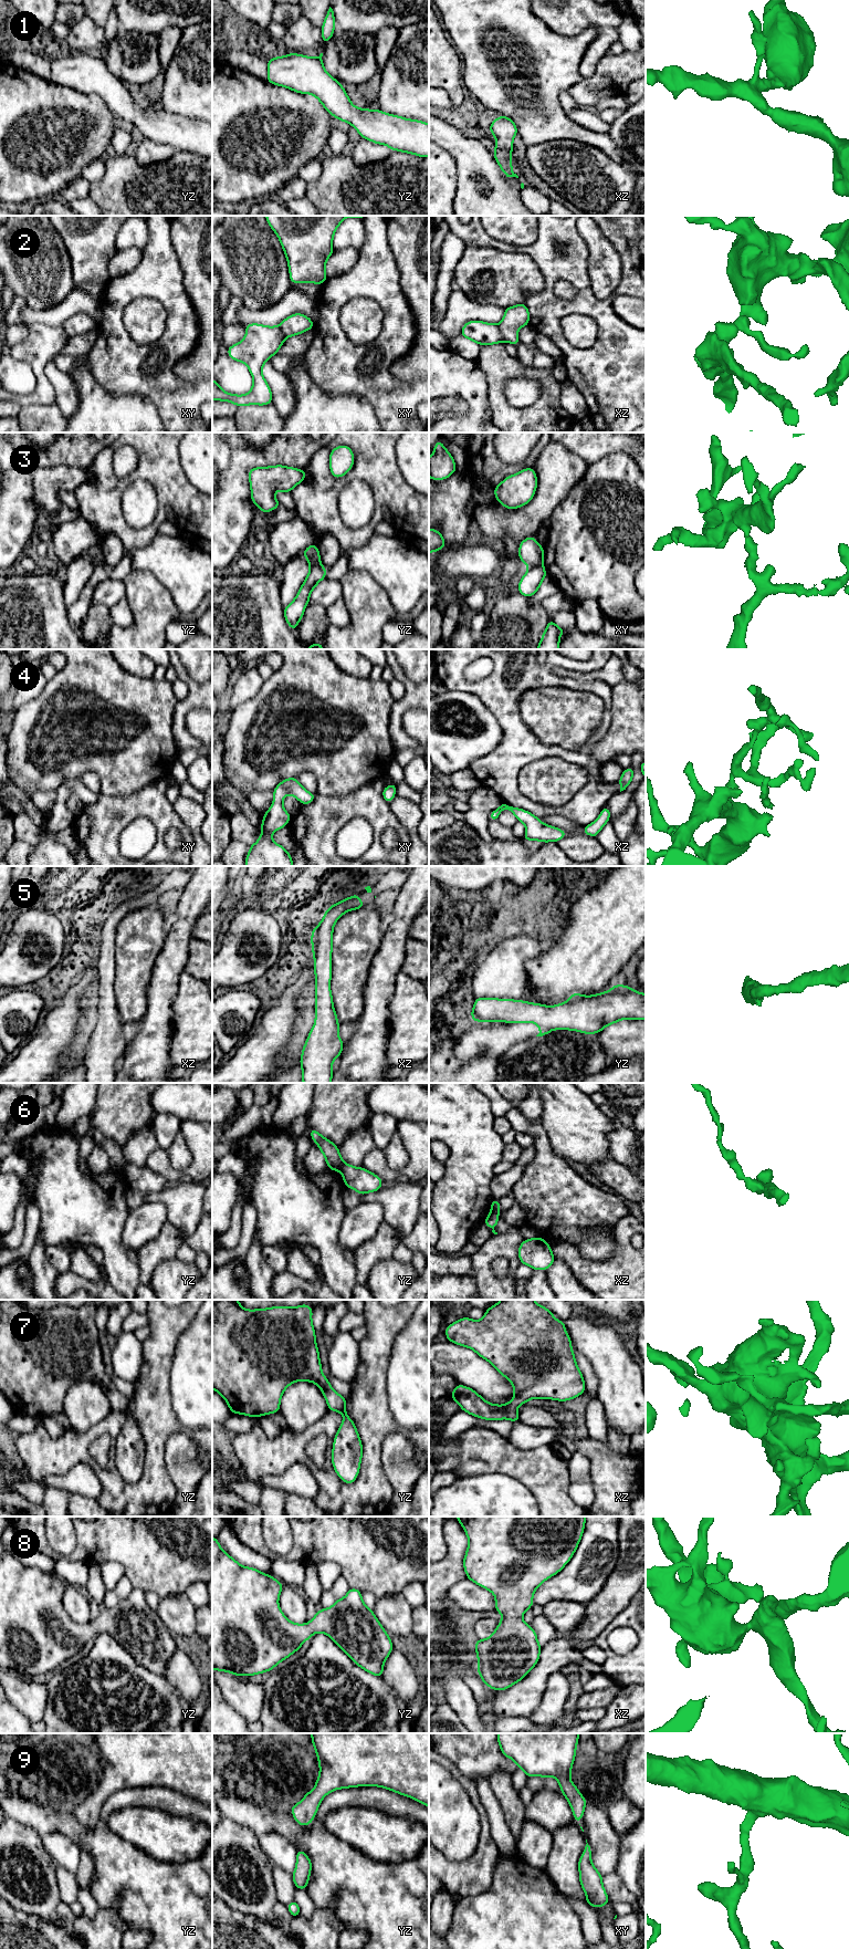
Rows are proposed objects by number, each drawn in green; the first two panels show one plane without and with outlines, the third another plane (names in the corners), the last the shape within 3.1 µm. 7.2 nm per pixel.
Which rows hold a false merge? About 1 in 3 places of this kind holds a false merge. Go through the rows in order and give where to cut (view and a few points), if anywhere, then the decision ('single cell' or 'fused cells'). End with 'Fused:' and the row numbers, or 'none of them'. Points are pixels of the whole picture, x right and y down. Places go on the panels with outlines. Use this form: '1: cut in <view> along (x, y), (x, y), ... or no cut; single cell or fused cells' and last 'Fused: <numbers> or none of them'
1: no cut; single cell
2: cut in xz along (498, 325), (504, 341); fused cells
3: cut in xy along (542, 564), (530, 569); fused cells
4: no cut; single cell
5: no cut; single cell
6: cut in yz along (344, 1164), (339, 1170); fused cells
7: no cut; single cell
8: no cut; single cell
9: no cut; single cell
Fused: 2, 3, 6

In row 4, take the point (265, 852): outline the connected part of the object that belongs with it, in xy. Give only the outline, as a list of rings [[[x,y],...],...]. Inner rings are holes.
[[[296,778],[283,780],[272,792],[273,803],[263,815],[262,833],[258,842],[250,845],[245,866],[293,866],[290,853],[272,840],[272,834],[283,828],[292,817],[283,807],[283,798],[290,794],[301,804],[310,804],[315,800],[315,795],[305,790]]]

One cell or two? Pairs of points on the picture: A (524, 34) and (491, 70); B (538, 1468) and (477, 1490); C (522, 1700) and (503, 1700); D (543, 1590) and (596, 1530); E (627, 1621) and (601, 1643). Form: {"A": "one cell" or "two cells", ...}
{"A": "one cell", "B": "two cells", "C": "one cell", "D": "one cell", "E": "one cell"}

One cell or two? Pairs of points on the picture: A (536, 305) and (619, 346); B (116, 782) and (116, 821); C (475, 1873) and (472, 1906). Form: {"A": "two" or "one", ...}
{"A": "one", "B": "two", "C": "two"}

